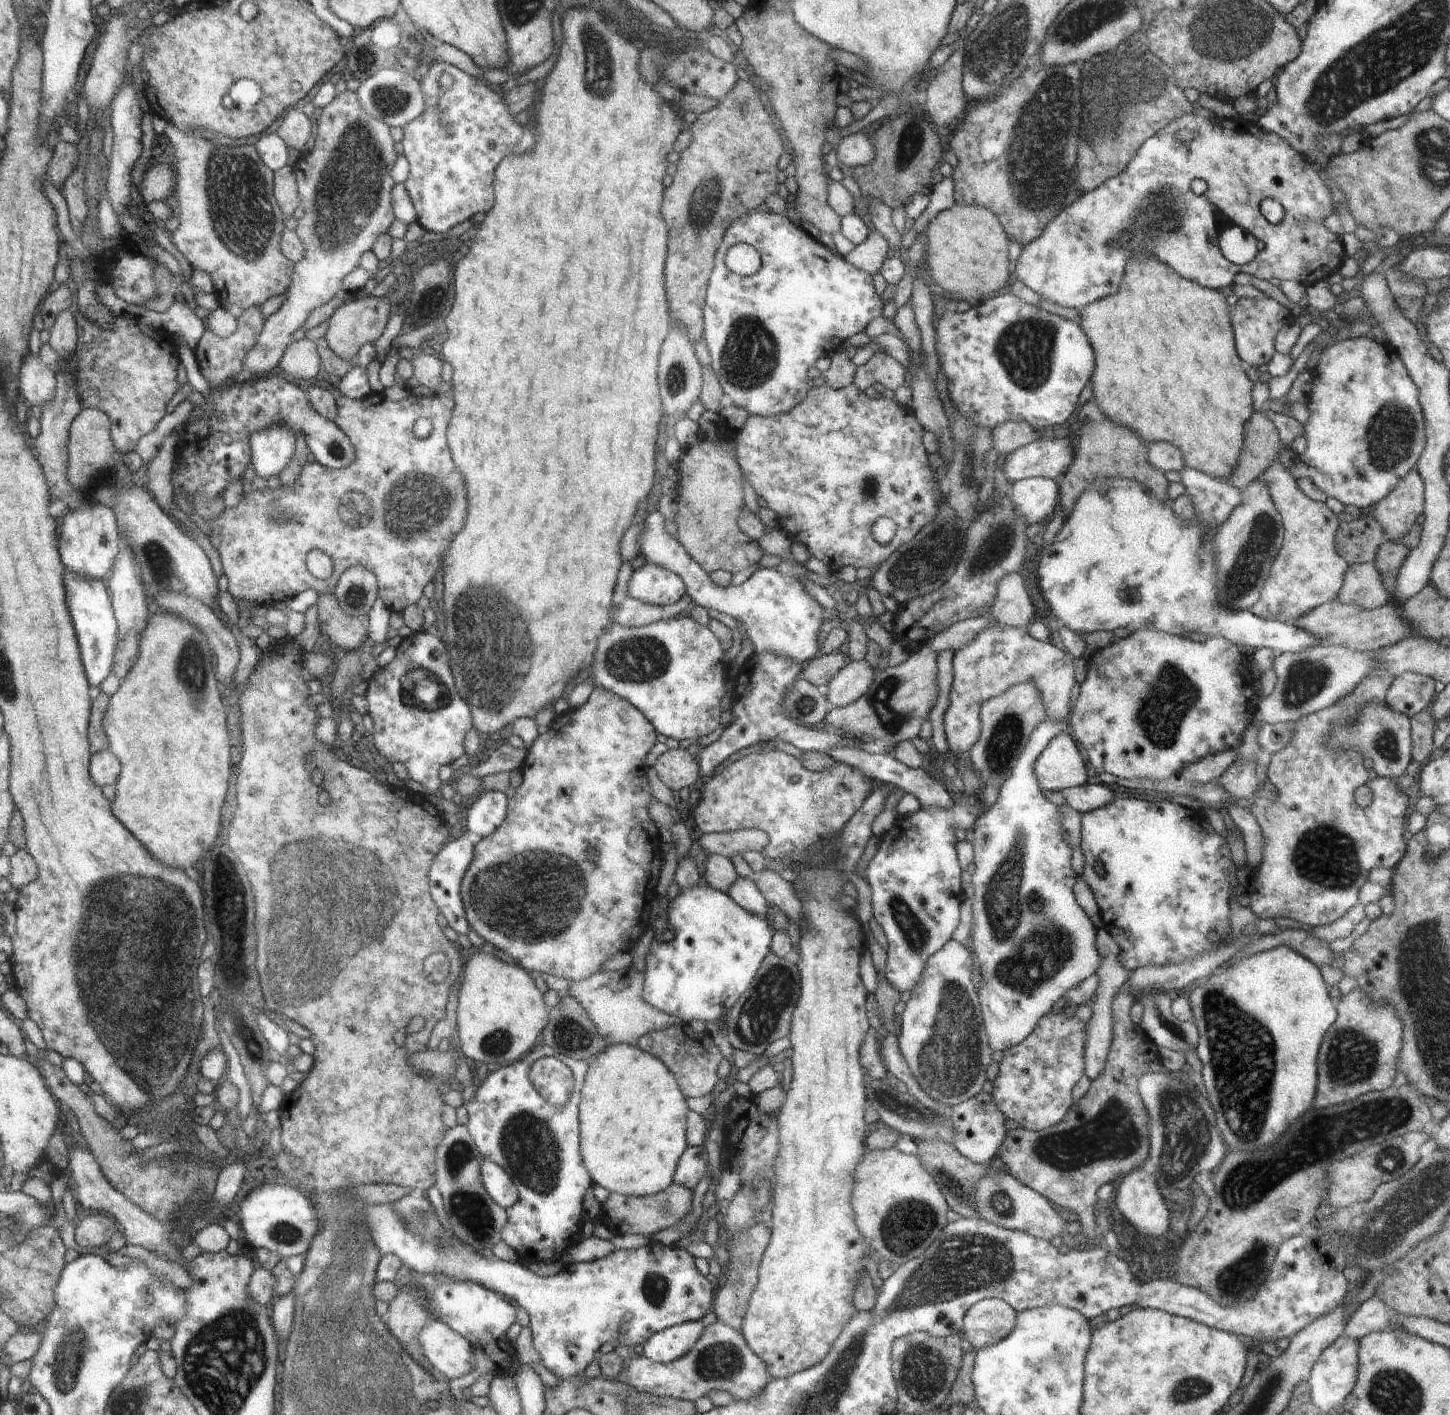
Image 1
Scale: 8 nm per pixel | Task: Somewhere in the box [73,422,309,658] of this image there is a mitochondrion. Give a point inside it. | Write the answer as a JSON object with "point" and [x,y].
{"point":[164,569]}

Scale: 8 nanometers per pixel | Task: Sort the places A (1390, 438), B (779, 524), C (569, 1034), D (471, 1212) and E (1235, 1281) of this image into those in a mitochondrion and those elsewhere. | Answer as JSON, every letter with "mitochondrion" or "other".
{"A":"mitochondrion","B":"other","C":"mitochondrion","D":"mitochondrion","E":"mitochondrion"}

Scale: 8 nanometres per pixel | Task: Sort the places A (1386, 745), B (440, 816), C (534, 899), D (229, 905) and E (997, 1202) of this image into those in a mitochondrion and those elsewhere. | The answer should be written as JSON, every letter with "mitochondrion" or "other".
{"A":"mitochondrion","B":"other","C":"mitochondrion","D":"mitochondrion","E":"mitochondrion"}

